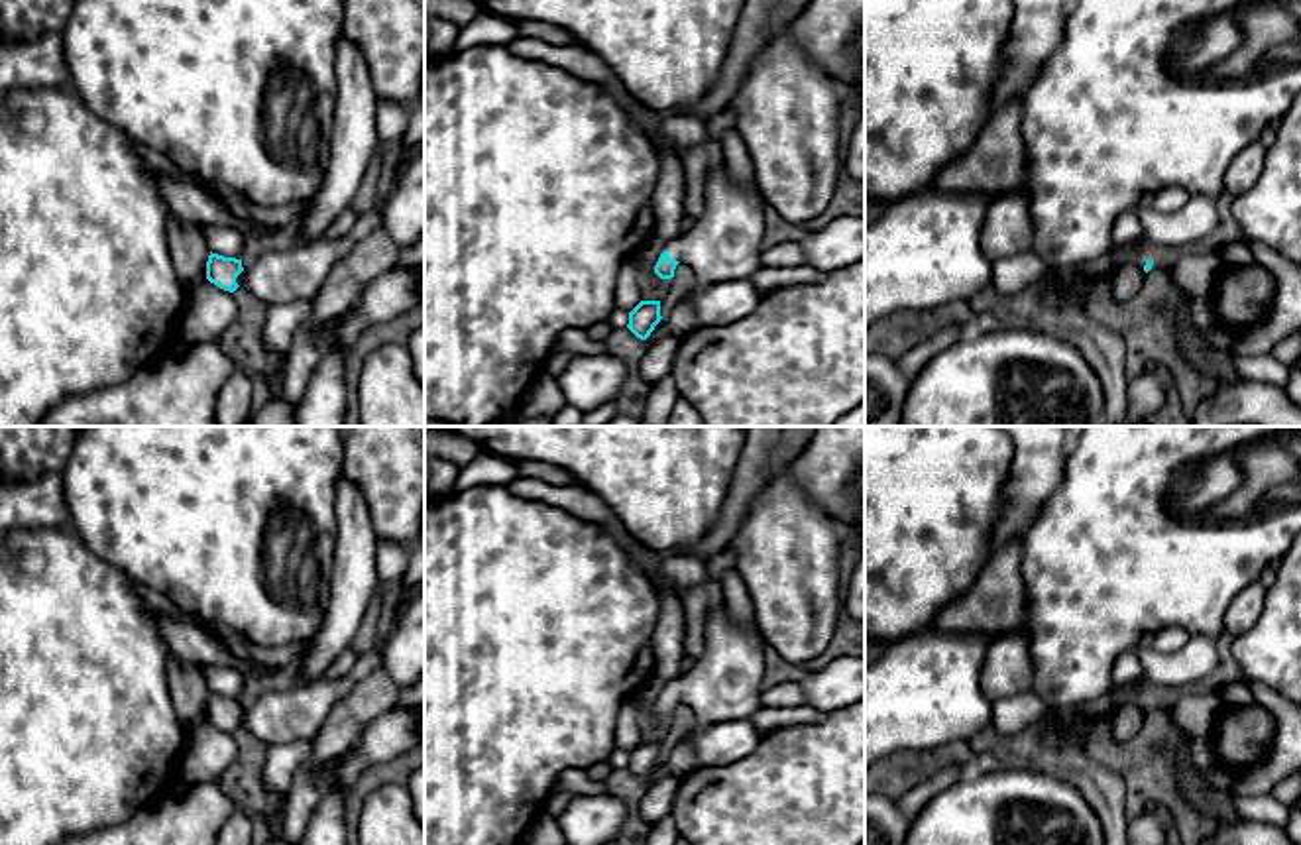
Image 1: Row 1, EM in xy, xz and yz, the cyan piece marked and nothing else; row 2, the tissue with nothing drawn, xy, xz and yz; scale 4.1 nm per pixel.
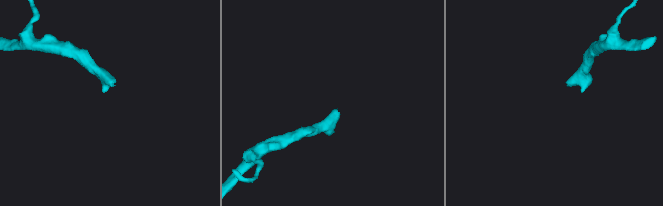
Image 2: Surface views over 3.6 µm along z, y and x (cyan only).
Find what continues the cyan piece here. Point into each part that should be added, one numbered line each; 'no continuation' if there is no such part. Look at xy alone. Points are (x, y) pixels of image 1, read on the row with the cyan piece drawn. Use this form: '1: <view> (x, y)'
1: xy (278, 274)

